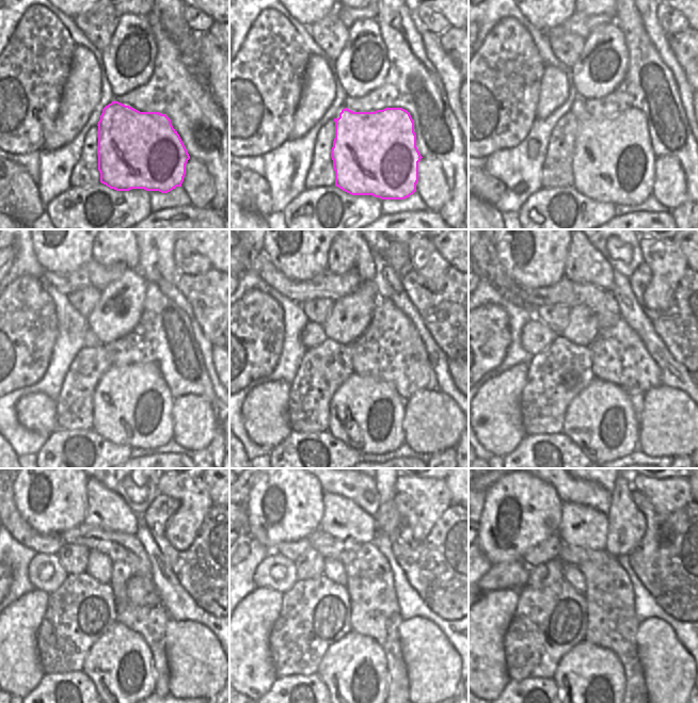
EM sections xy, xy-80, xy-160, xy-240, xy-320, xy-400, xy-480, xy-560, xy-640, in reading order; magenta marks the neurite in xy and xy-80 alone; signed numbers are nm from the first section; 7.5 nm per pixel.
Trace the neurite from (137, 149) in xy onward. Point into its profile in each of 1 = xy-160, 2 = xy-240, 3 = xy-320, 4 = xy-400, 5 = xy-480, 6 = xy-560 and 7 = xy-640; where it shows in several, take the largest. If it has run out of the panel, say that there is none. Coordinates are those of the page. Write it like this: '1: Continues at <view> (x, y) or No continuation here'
1: Continues at xy-160 (613, 161)
2: Continues at xy-240 (132, 404)
3: Continues at xy-320 (366, 413)
4: Continues at xy-400 (600, 419)
5: Continues at xy-480 (119, 662)
6: Continues at xy-560 (353, 669)
7: Continues at xy-640 (590, 681)

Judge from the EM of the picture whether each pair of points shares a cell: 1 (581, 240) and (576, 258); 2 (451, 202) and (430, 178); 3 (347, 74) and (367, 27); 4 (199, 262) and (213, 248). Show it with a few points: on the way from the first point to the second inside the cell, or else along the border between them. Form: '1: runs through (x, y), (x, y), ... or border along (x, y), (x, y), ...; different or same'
1: runs through (580, 244), (580, 254); same
2: border along (444, 172), (447, 197), (437, 211); different
3: runs through (349, 62), (362, 48), (362, 38); same
4: border along (185, 240), (200, 252), (211, 267); different

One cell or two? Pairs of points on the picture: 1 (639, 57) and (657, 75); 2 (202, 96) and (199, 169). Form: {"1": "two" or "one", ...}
{"1": "one", "2": "two"}

